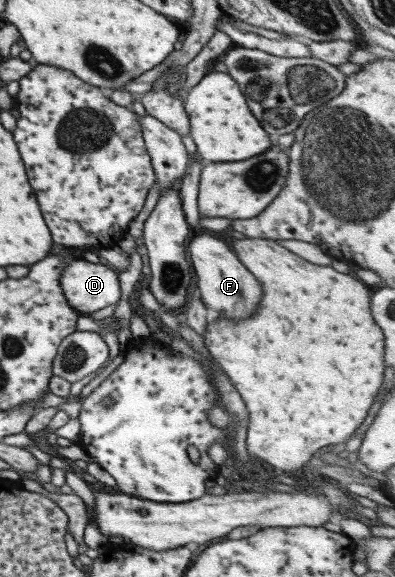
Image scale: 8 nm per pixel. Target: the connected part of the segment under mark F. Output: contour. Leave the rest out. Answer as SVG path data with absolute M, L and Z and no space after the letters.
M199 233L188 242L187 247L193 274L196 275L196 288L198 288L200 300L203 300L202 304L217 312L218 319L224 318L220 314L228 314L228 318L234 318L234 320L250 316L256 304L260 302L260 294L262 294L260 284L234 258L234 254L226 248L226 244L208 234Z

